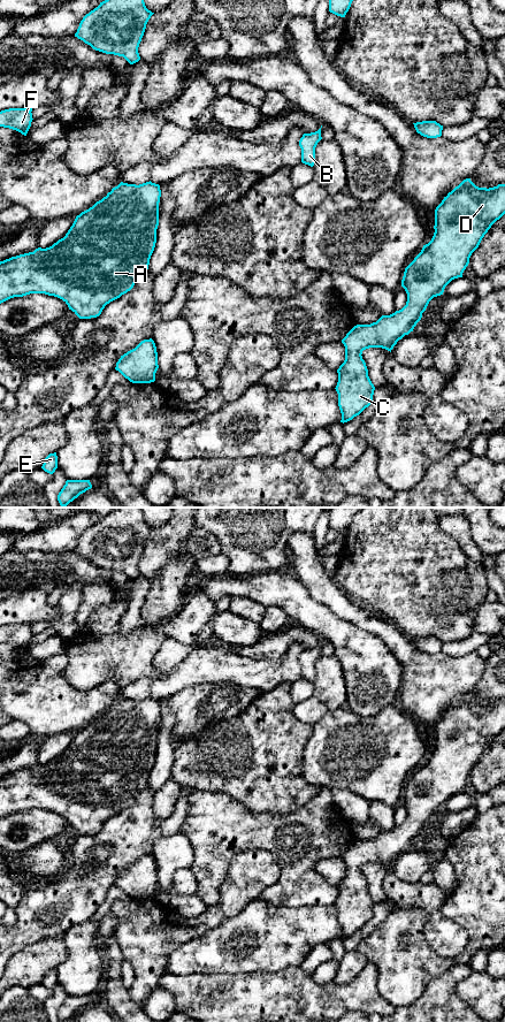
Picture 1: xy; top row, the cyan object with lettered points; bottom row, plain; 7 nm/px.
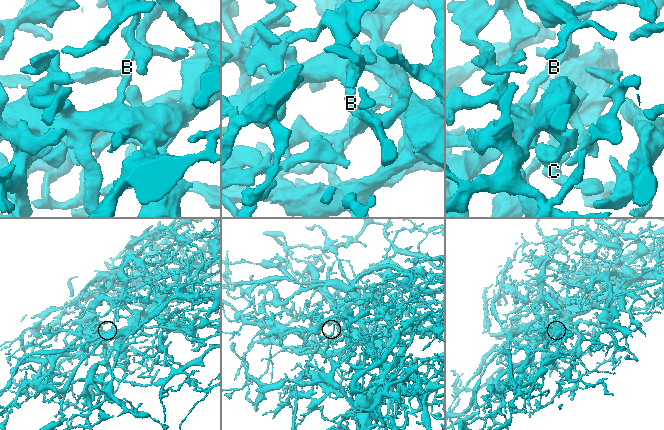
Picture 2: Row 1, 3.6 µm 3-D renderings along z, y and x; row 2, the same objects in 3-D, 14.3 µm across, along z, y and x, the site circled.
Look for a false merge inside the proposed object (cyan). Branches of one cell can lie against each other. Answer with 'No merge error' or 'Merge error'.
No merge error

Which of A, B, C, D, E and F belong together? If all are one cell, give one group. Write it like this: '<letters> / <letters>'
A B C D E F

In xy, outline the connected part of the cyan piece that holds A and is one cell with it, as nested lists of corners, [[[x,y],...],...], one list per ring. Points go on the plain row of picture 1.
[[[121,697],[101,716],[76,732],[66,752],[52,762],[0,777],[0,819],[30,809],[45,809],[62,815],[79,834],[97,833],[110,817],[130,807],[137,794],[147,788],[156,758],[160,701]]]

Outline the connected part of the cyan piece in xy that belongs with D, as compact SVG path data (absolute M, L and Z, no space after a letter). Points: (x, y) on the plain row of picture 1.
M470 694L456 702L435 725L435 748L431 756L423 761L421 768L405 784L401 802L407 809L406 821L390 831L382 831L370 840L357 840L342 855L345 862L345 876L337 885L338 922L341 938L347 938L359 931L373 917L375 902L368 892L362 875L362 867L382 863L391 868L405 851L413 847L421 836L429 817L443 810L445 802L454 794L462 793L472 769L479 763L491 741L505 730L505 700L493 703L479 703Z

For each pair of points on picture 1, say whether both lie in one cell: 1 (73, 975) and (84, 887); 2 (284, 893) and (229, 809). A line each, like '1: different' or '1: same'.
1: different
2: same

